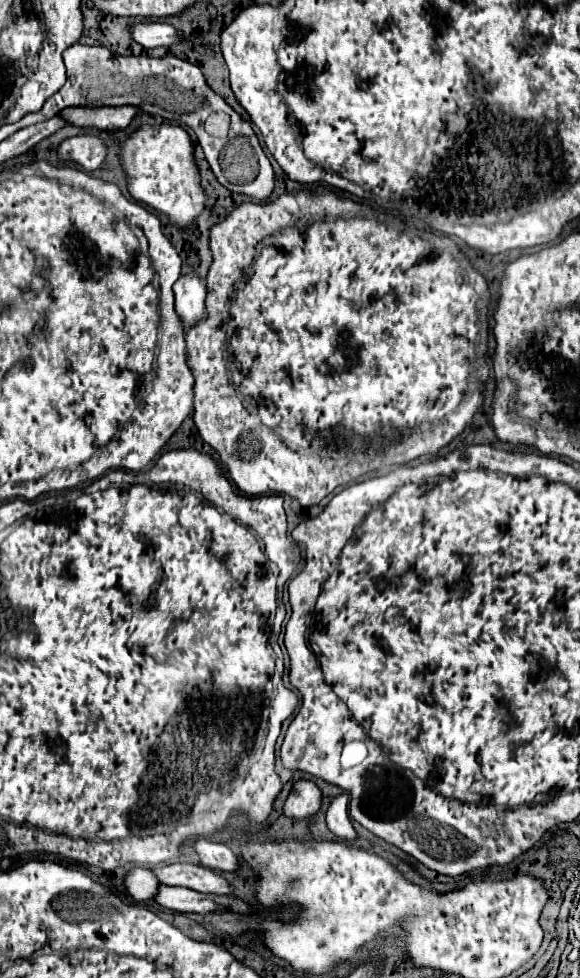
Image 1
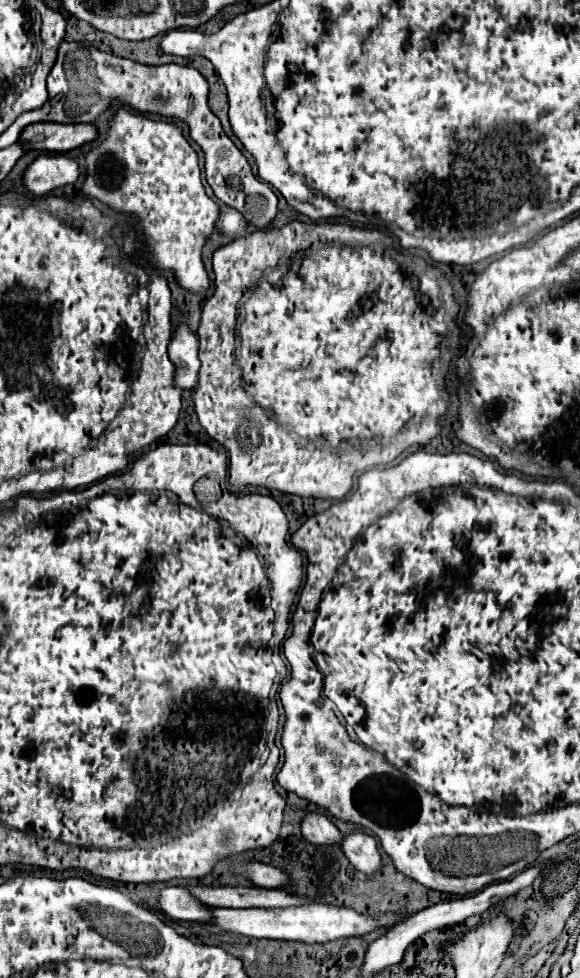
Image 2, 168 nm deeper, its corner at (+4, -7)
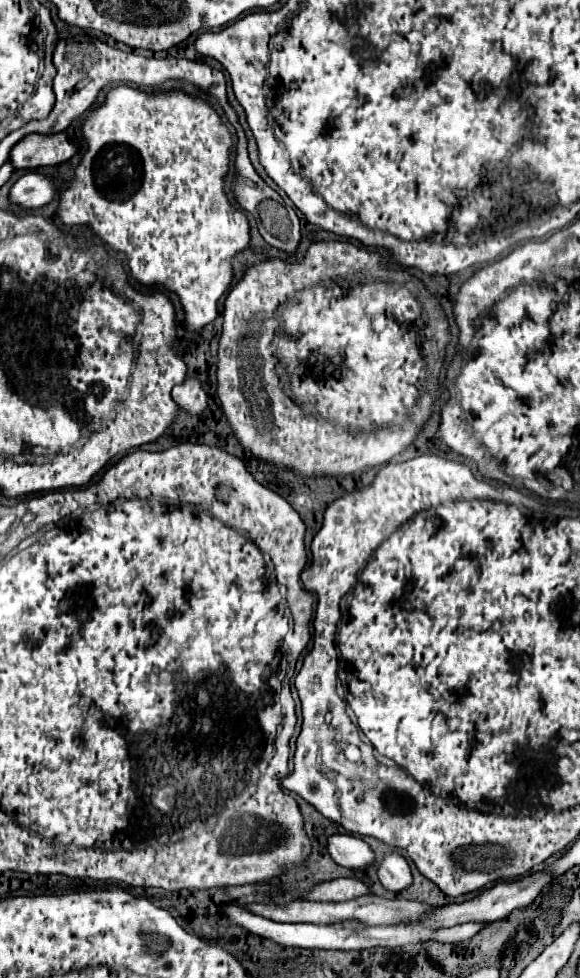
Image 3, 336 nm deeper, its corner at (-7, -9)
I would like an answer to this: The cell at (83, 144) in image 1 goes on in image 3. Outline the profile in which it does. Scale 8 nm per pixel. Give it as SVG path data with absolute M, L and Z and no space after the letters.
M39 171L25 173L13 187L11 187L11 201L21 205L23 209L37 209L47 205L57 193L55 181Z

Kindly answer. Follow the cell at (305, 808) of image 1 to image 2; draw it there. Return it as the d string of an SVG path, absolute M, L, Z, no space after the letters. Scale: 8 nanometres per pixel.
M308 813L304 817L302 835L306 841L314 845L340 845L342 843L342 833L326 815L320 815L320 813Z

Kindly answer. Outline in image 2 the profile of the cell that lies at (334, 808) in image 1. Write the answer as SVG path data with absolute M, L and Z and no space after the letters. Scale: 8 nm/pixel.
M354 831L350 835L344 835L340 847L358 871L362 871L366 875L374 875L376 871L380 871L382 859L378 853L376 839L372 835Z

